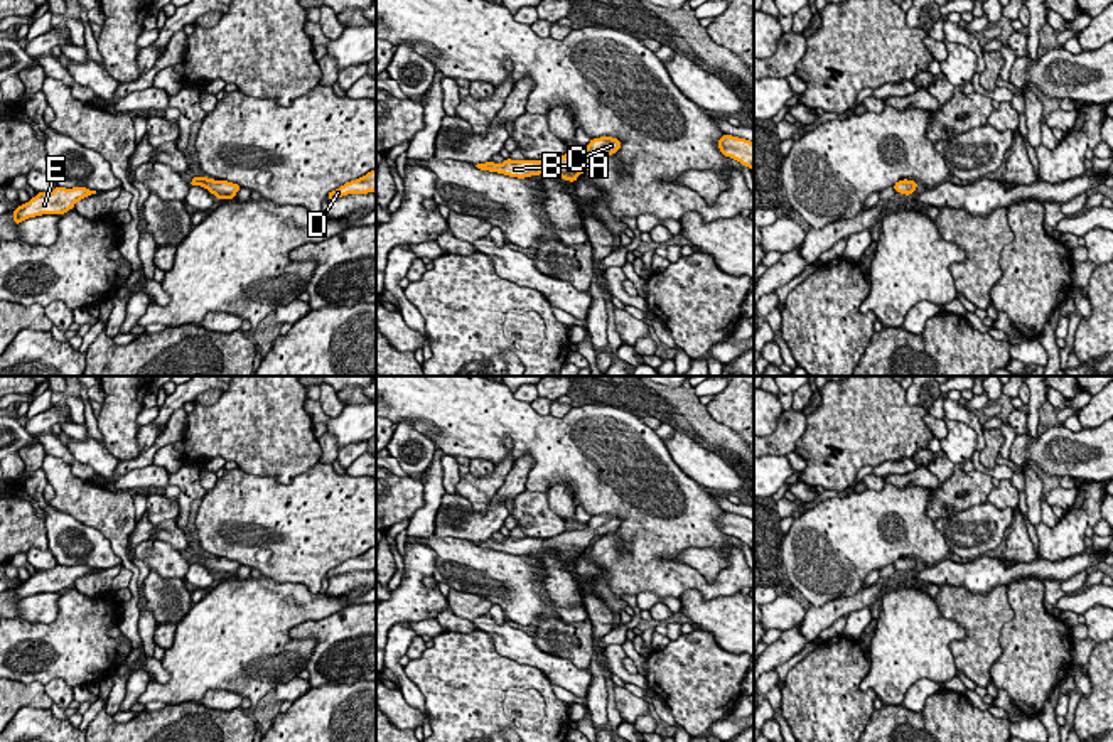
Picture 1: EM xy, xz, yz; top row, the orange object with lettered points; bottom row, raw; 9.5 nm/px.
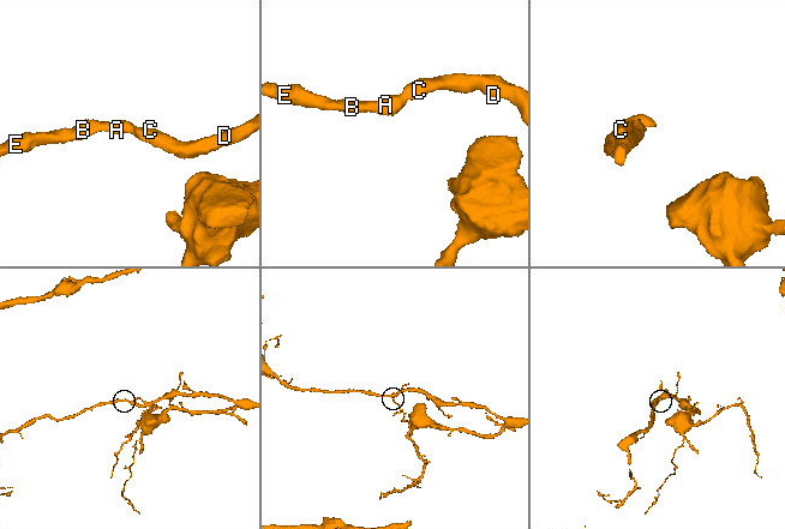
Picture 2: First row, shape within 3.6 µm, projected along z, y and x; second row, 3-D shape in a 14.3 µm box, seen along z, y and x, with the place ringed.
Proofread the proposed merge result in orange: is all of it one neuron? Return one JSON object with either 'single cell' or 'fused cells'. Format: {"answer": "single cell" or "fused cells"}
{"answer": "single cell"}

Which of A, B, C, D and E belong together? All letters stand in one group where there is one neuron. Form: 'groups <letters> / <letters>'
groups A B C D E

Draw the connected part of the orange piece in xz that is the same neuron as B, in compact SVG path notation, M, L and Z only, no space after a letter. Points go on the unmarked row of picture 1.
M612 514L592 516L585 530L567 530L555 538L511 538L506 536L503 543L492 538L477 541L481 548L506 551L509 555L526 556L530 553L558 553L565 558L575 560L580 551L590 546L595 536L604 536L621 526L621 518Z

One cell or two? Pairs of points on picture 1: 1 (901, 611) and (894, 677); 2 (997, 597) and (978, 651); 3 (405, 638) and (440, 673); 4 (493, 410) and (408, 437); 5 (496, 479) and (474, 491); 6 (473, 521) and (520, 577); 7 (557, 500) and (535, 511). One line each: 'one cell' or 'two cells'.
1: one cell
2: one cell
3: two cells
4: two cells
5: one cell
6: two cells
7: two cells

